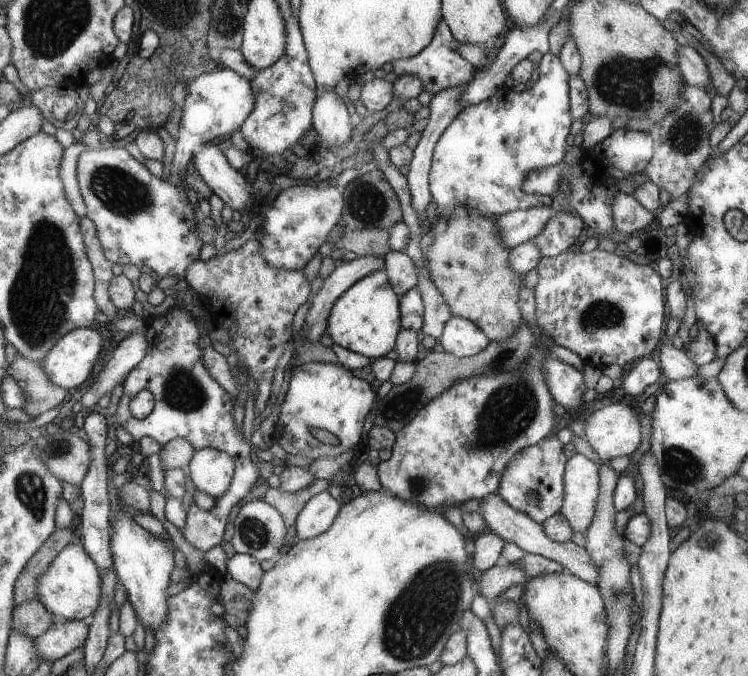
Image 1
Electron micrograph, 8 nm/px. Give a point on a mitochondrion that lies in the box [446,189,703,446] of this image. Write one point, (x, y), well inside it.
(600, 315)

